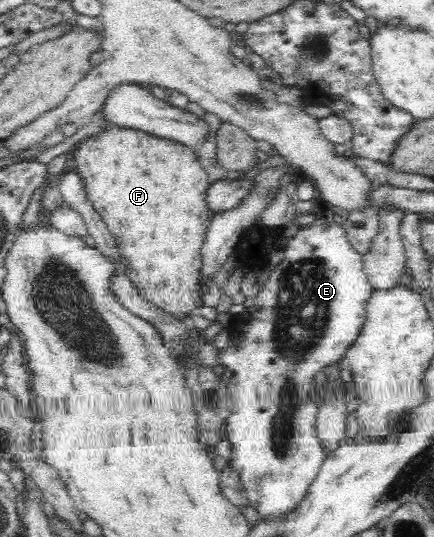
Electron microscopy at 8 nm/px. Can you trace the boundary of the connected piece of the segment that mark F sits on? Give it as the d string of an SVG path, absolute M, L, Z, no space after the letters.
M109 126L102 133L94 135L94 137L84 137L78 141L70 152L69 168L76 170L78 176L84 184L84 192L88 202L96 210L96 213L103 219L107 228L112 231L112 235L116 238L116 245L119 249L119 261L126 268L126 275L132 285L140 290L144 299L148 299L150 303L157 305L170 315L184 318L188 320L190 313L203 306L203 301L198 298L198 281L200 281L200 267L202 267L202 258L200 258L200 247L204 241L210 219L208 218L208 202L207 191L210 187L211 173L204 167L202 161L196 155L196 147L192 145L184 145L176 140L167 138L158 138L151 134L144 133L140 130L124 128L120 126Z

